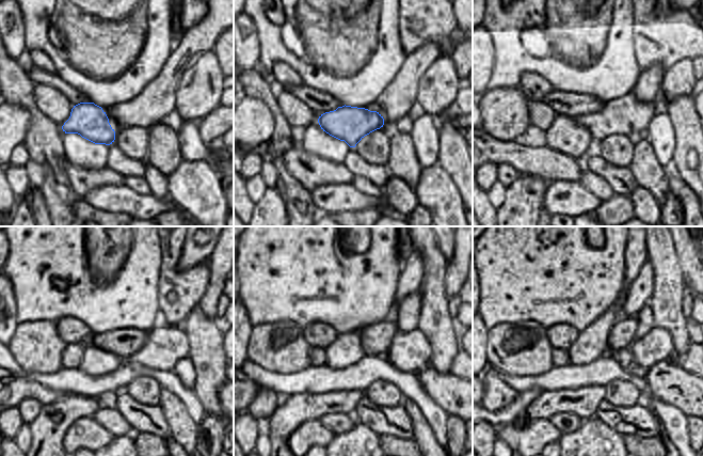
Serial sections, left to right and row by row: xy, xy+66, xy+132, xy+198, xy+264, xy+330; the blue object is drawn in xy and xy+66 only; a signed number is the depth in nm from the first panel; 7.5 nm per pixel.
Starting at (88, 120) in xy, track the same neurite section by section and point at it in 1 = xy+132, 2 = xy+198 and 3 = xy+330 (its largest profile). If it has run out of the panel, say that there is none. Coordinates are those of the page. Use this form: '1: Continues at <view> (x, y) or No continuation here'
1: Continues at xy+132 (626, 115)
2: Continues at xy+198 (157, 355)
3: Continues at xy+330 (641, 349).

